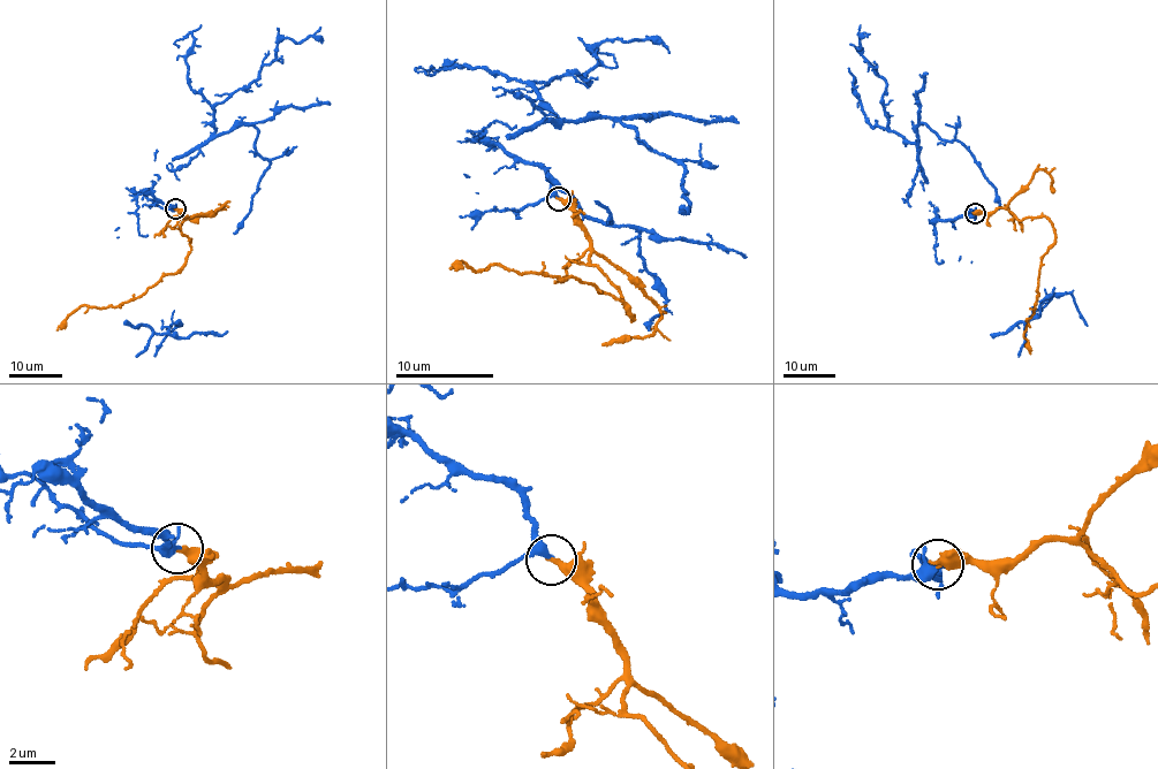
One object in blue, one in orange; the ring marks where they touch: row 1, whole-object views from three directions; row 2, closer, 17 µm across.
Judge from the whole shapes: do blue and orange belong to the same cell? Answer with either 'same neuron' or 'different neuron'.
same neuron

